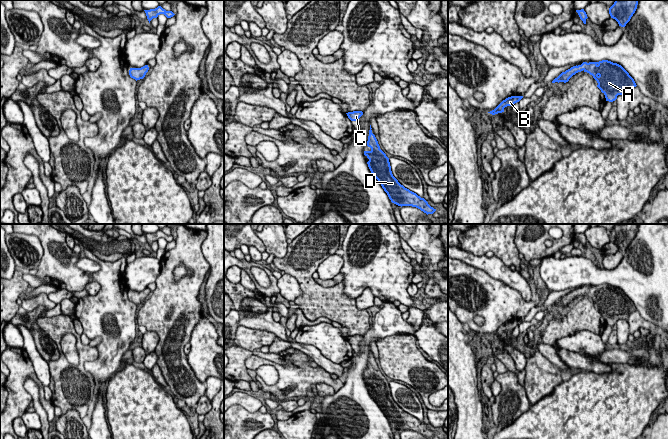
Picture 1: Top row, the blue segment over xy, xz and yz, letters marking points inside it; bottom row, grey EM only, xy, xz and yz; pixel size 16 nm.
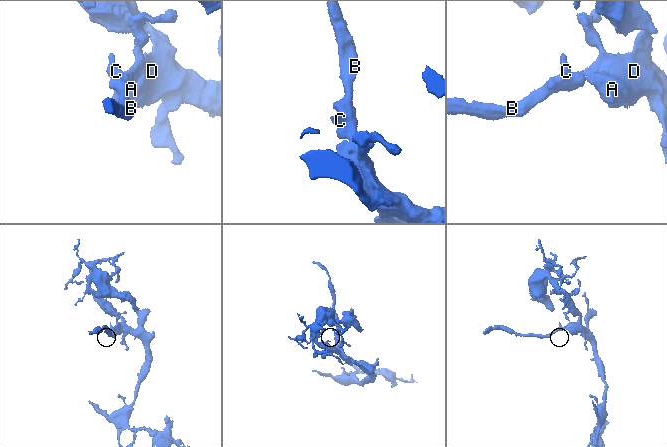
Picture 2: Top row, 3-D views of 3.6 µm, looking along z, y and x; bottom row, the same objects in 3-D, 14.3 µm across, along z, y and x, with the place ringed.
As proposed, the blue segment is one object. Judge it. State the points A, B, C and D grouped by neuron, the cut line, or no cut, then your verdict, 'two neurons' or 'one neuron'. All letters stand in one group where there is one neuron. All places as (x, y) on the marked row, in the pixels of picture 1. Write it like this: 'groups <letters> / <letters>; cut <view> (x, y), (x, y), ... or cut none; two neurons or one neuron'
groups A B C D; cut none; one neuron

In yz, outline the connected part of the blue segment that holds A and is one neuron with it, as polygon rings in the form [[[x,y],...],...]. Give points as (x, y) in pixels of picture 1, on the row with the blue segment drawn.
[[[608,60],[599,62],[583,62],[562,72],[552,83],[568,82],[578,72],[587,72],[597,81],[597,87],[605,95],[606,101],[613,102],[618,95],[628,96],[629,91],[636,87],[634,79],[619,64]]]

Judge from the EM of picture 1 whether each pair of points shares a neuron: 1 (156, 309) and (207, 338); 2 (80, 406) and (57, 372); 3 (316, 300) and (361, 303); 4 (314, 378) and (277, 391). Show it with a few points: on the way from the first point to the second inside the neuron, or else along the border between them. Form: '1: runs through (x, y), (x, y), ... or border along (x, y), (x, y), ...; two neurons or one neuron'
1: border along (203, 315), (193, 329), (188, 342); two neurons
2: runs through (79, 398), (76, 391), (65, 380); one neuron
3: border along (355, 299), (355, 305), (359, 309), (365, 309); two neurons
4: runs through (305, 378), (296, 378), (286, 387); one neuron

